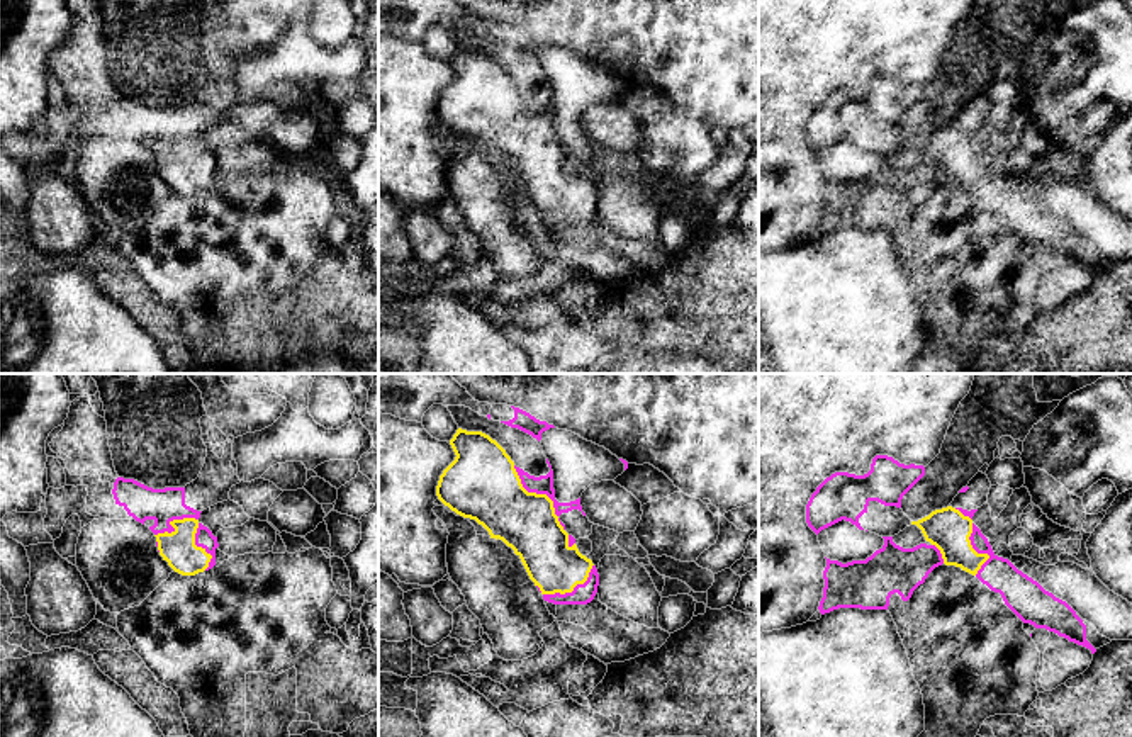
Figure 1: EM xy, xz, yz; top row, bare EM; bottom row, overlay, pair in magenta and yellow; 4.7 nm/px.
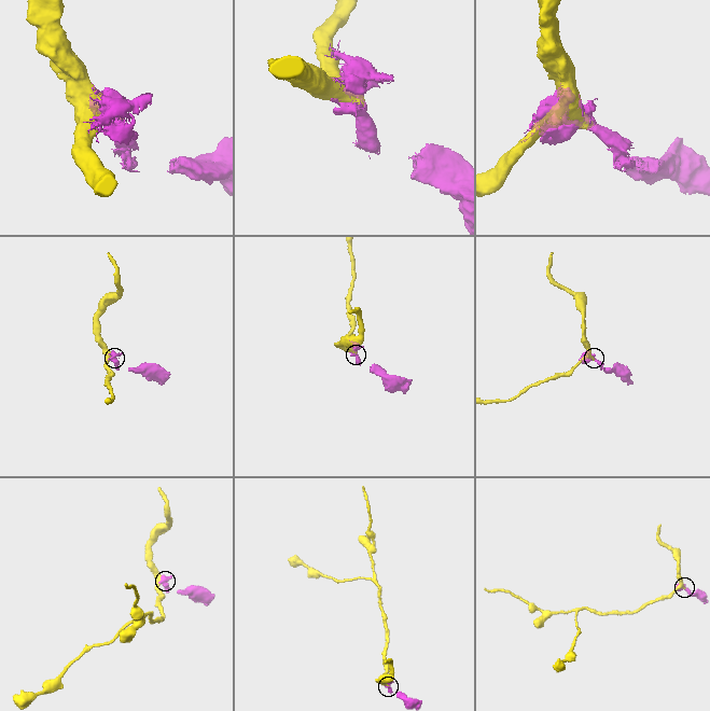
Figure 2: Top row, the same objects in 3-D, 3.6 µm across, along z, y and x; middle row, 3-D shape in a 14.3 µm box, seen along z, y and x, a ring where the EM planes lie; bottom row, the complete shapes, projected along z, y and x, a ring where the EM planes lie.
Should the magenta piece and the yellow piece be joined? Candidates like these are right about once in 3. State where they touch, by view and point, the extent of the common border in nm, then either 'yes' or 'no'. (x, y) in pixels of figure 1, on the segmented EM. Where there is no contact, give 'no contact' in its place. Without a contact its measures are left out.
meets magenta in xz at (542, 493); contact 400 nm long; no

